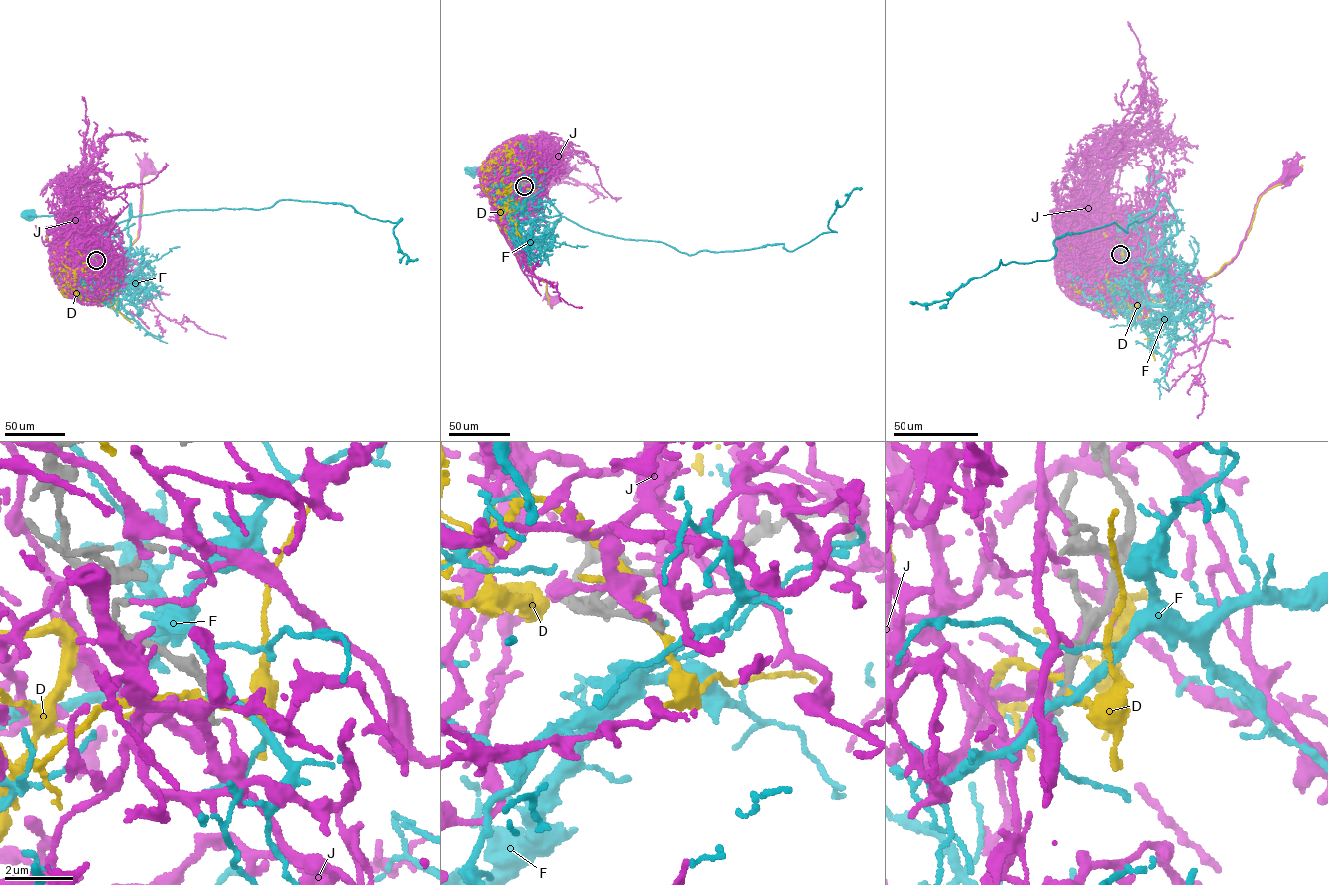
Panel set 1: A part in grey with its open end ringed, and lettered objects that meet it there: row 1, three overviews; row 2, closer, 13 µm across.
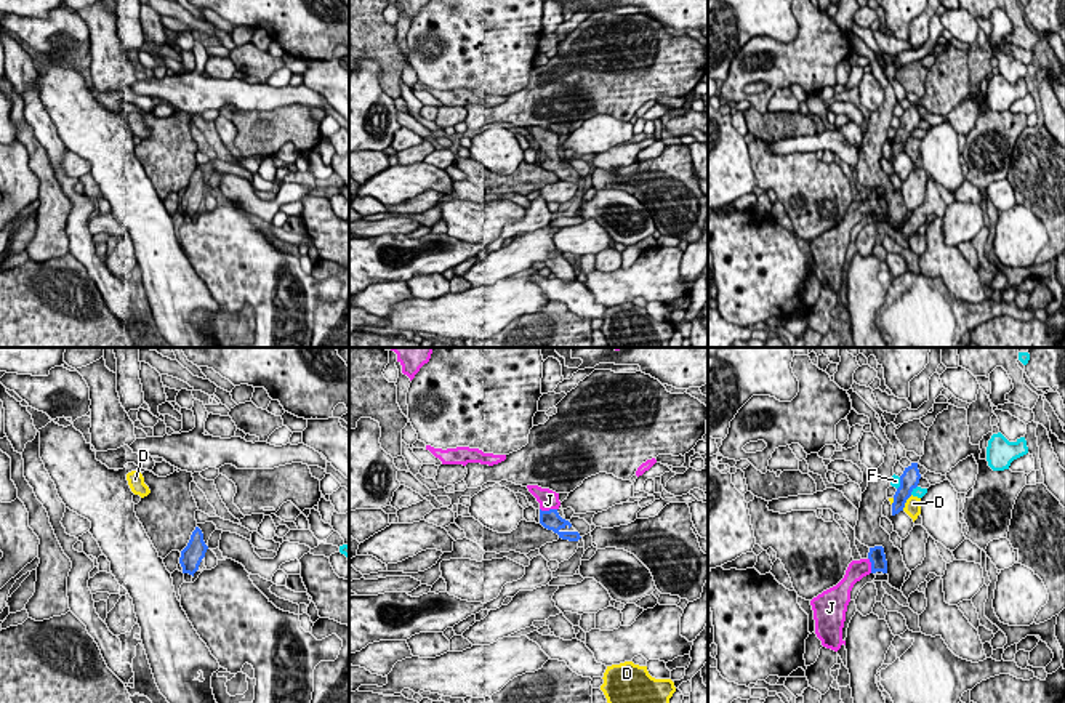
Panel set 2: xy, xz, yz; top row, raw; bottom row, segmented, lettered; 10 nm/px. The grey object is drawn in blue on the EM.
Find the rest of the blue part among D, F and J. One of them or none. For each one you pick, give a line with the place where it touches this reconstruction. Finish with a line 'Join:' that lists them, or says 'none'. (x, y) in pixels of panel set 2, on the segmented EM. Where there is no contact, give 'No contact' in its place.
J: Touches blue at xz (550, 510)
Join: J

